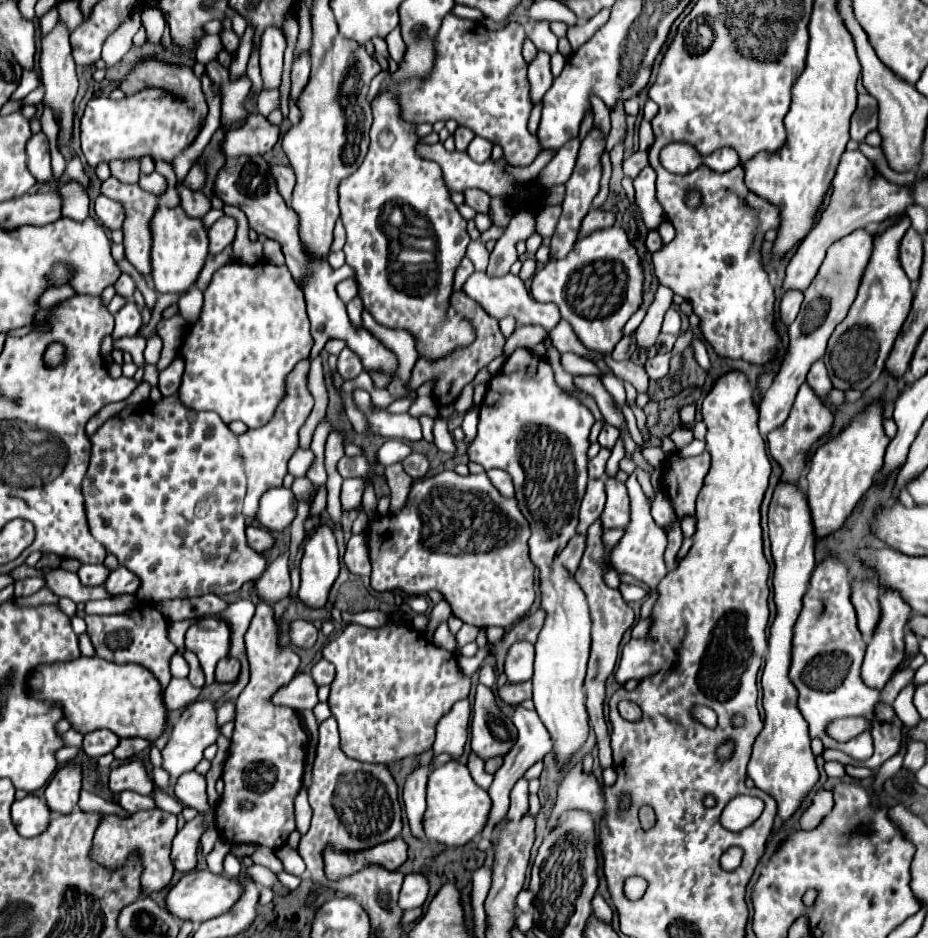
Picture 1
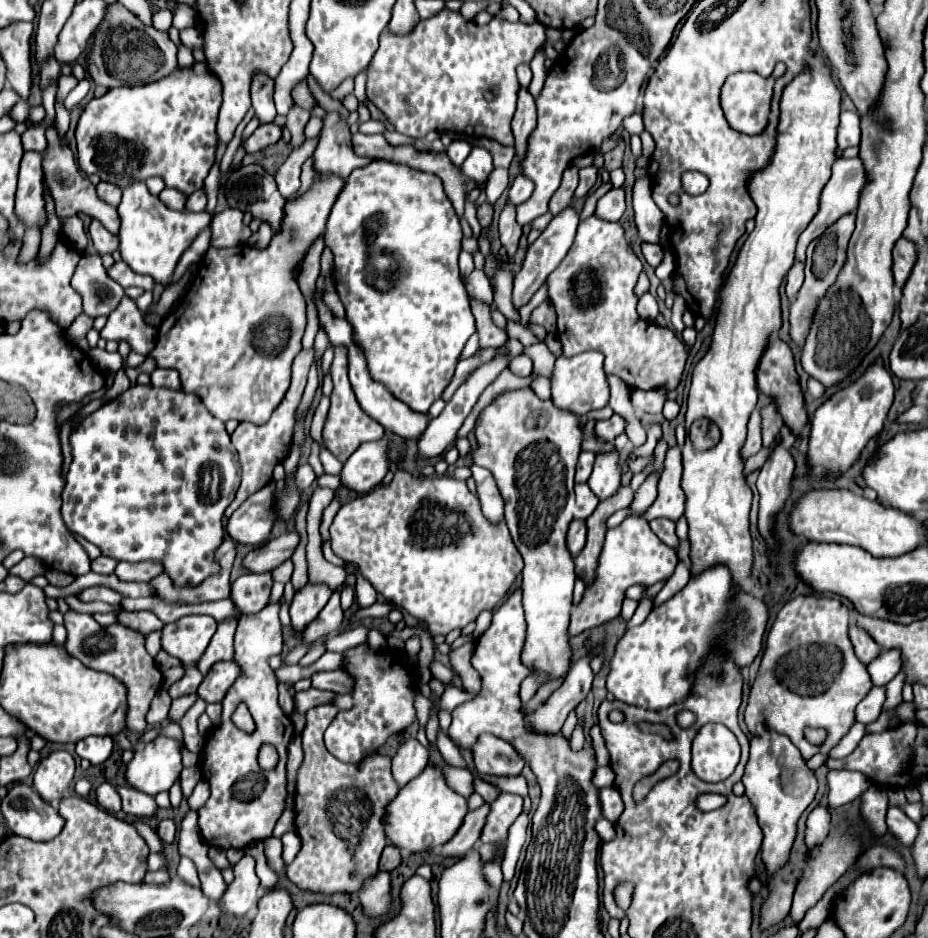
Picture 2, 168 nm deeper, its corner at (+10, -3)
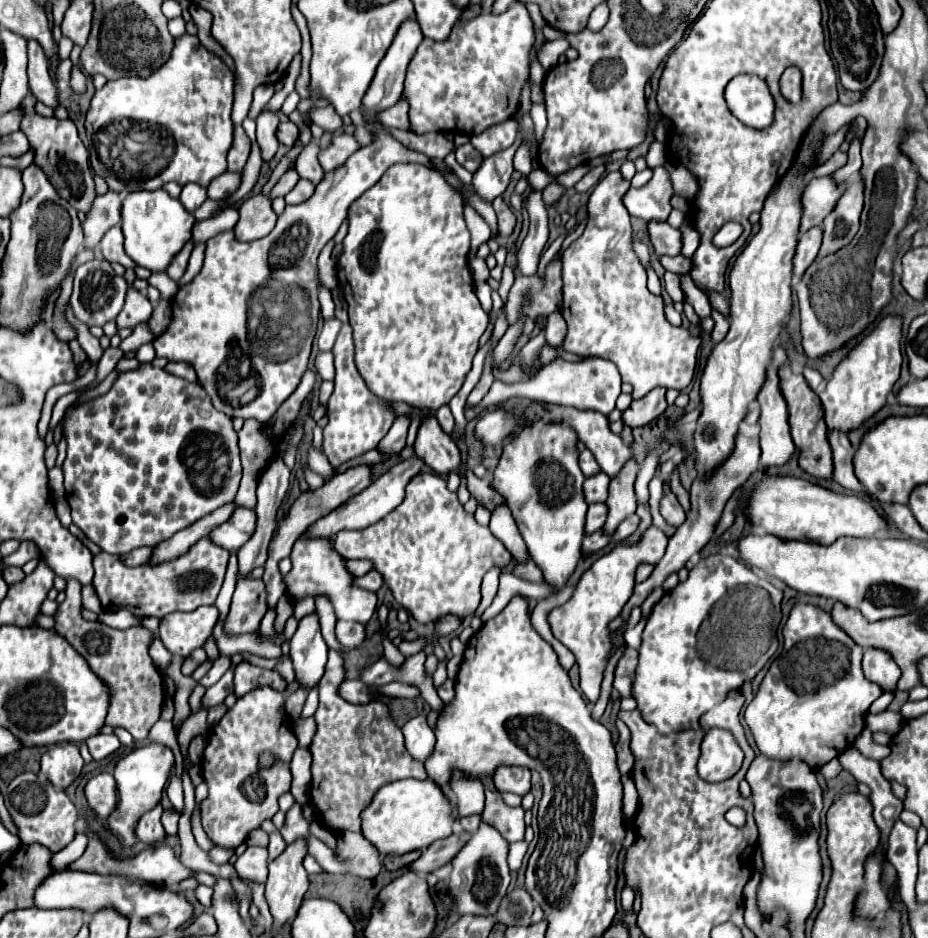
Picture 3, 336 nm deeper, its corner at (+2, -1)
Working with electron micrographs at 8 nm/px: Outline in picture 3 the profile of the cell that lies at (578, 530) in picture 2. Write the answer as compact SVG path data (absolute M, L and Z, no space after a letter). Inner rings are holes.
M604 502L590 504L588 516L586 516L586 534L592 534L598 528L602 528L606 522L606 516L608 516L608 506Z

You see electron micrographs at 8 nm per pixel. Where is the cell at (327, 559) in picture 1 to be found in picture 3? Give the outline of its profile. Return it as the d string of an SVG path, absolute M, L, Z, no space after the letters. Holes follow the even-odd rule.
M316 614L300 620L298 630L290 640L290 658L296 672L296 682L306 690L316 688L328 658L328 646L320 634Z

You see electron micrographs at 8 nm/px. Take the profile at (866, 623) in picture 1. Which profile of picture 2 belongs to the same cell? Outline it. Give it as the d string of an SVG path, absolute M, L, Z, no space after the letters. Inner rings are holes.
M854 620L850 624L850 640L852 640L854 652L862 664L868 664L872 658L876 658L880 654L880 646L876 644L876 640L872 640L872 636L868 636L868 632L864 632L864 628L854 624Z

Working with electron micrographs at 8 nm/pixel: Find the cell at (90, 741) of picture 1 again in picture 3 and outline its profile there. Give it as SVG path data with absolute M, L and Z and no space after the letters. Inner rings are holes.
M98 734L98 736L92 736L86 740L88 748L90 748L90 754L94 760L102 760L106 756L110 756L112 752L116 752L120 748L120 740L114 736L114 734Z

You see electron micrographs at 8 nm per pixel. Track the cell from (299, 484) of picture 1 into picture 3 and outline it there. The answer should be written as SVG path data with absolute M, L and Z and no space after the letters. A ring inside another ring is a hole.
M360 464L360 466L348 468L348 470L342 472L342 474L336 474L336 476L334 476L330 482L326 482L322 488L316 488L316 492L314 492L314 490L304 492L304 494L288 508L288 512L282 516L282 520L280 520L280 524L278 524L278 532L276 532L276 536L274 536L272 542L270 542L268 558L266 558L266 562L264 562L262 579L264 584L266 584L266 590L268 590L268 608L276 608L278 598L286 592L284 582L282 582L282 574L280 574L280 570L278 570L278 562L280 562L282 558L290 556L290 550L292 550L292 544L296 542L296 538L298 538L312 522L316 522L318 518L330 514L334 508L338 508L340 504L344 504L344 502L350 500L352 496L360 494L366 486L370 486L370 482L372 482L372 466Z

